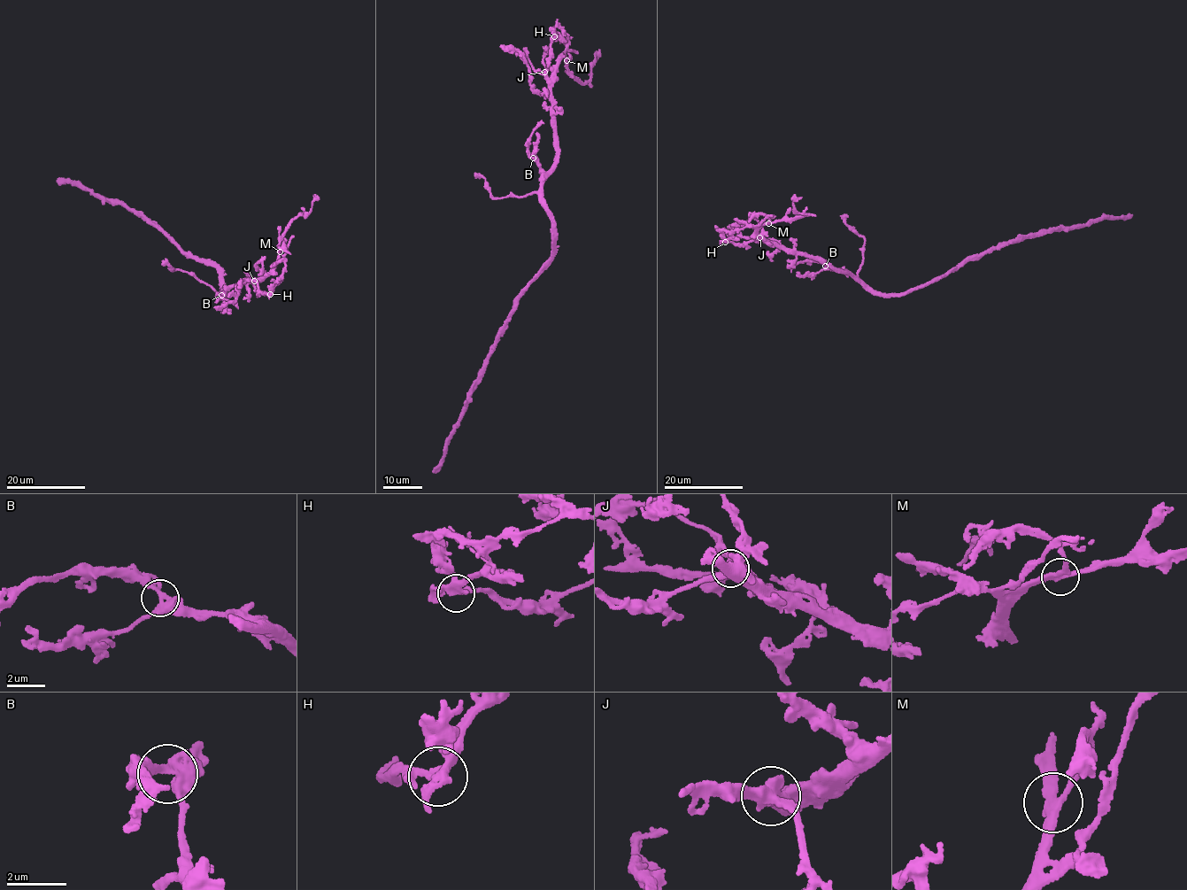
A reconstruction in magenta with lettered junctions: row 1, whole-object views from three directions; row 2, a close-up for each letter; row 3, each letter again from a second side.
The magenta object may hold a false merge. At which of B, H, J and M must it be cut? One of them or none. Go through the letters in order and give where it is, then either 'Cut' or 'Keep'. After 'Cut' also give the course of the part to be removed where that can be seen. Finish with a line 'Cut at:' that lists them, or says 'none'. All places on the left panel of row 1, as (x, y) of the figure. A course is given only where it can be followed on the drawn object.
B: Place: (221, 295). Keep
H: Place: (270, 294). Keep
J: Place: (254, 281). Keep
M: Place: (280, 251). Keep
Cut at: none

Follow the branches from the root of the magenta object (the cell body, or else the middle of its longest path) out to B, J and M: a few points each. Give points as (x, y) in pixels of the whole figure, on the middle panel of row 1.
B: (553, 230), (553, 216), (543, 197), (541, 166), (533, 158)
J: (553, 230), (553, 216), (543, 204), (541, 188), (557, 152), (551, 82), (544, 72)
M: (553, 230), (553, 216), (543, 204), (541, 188), (557, 152), (551, 80), (560, 56), (566, 60)

